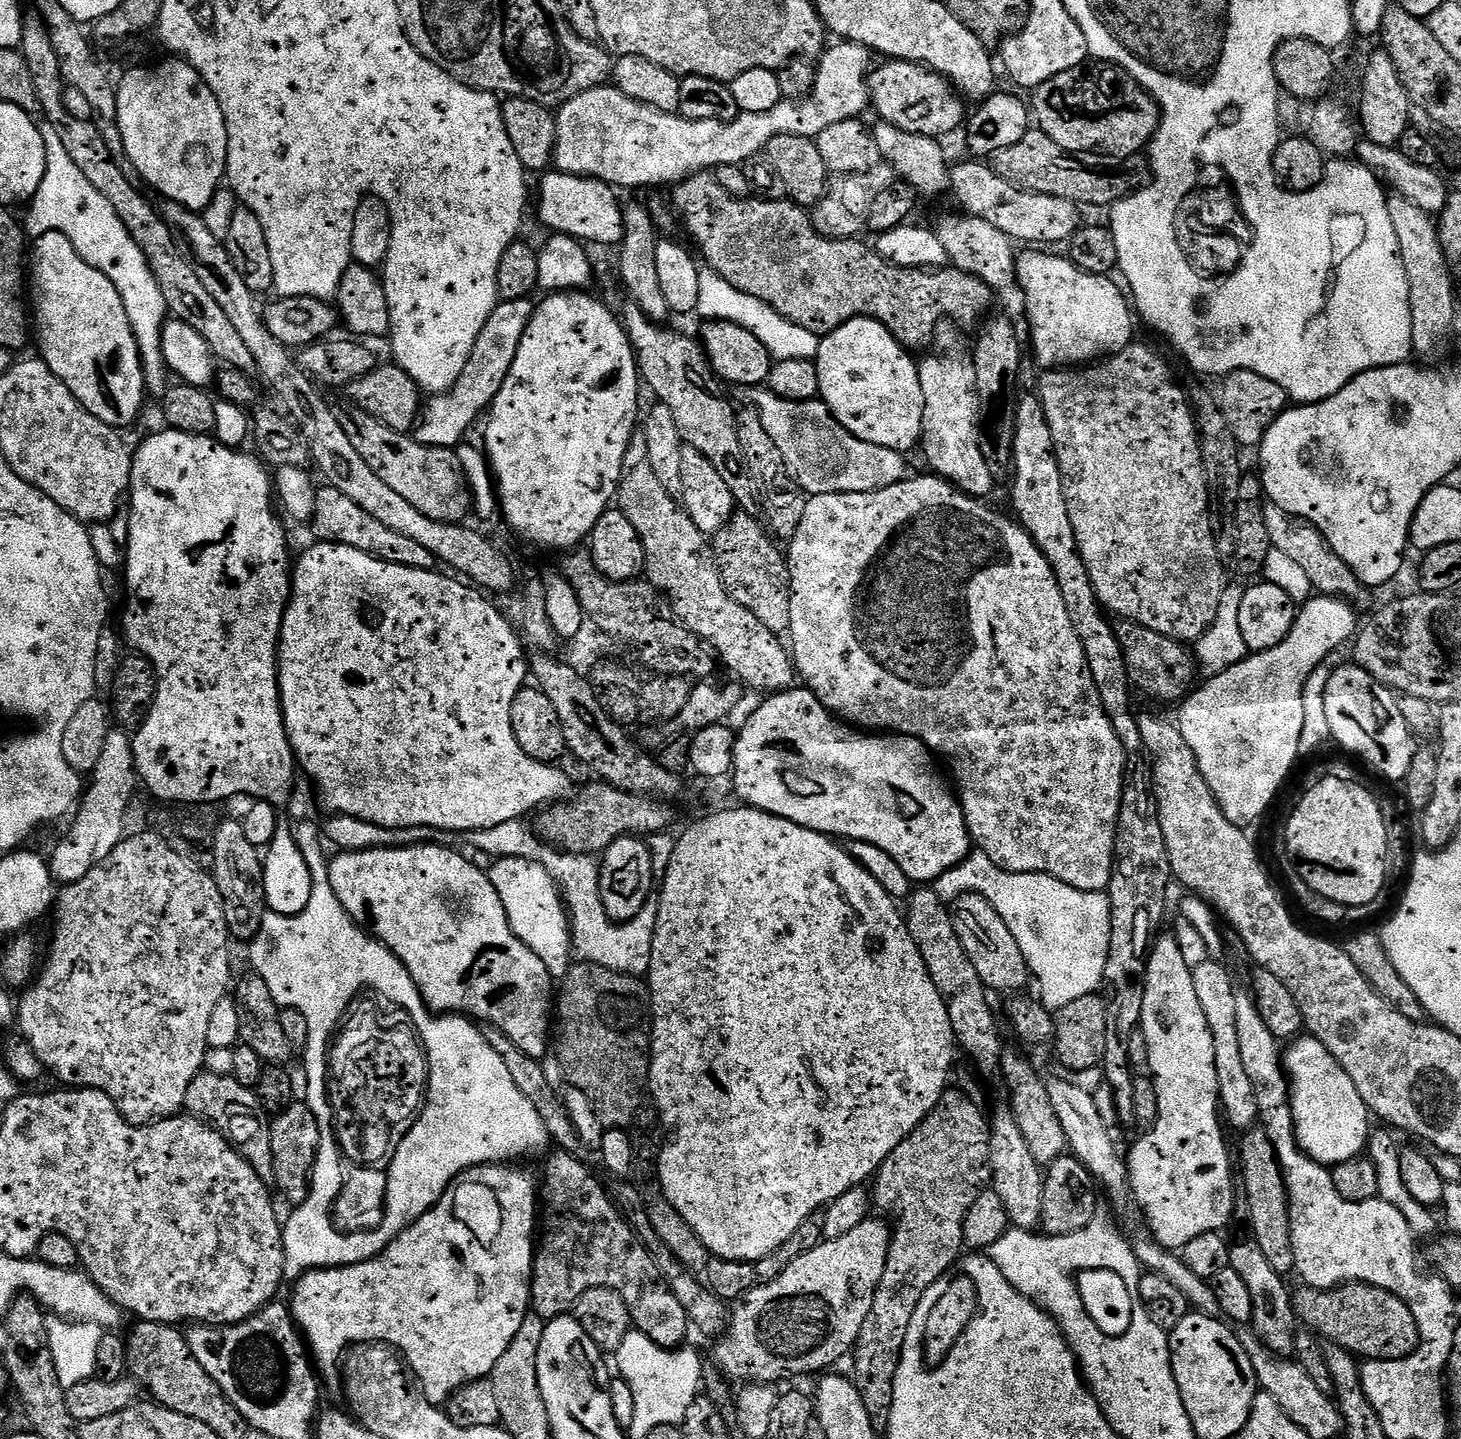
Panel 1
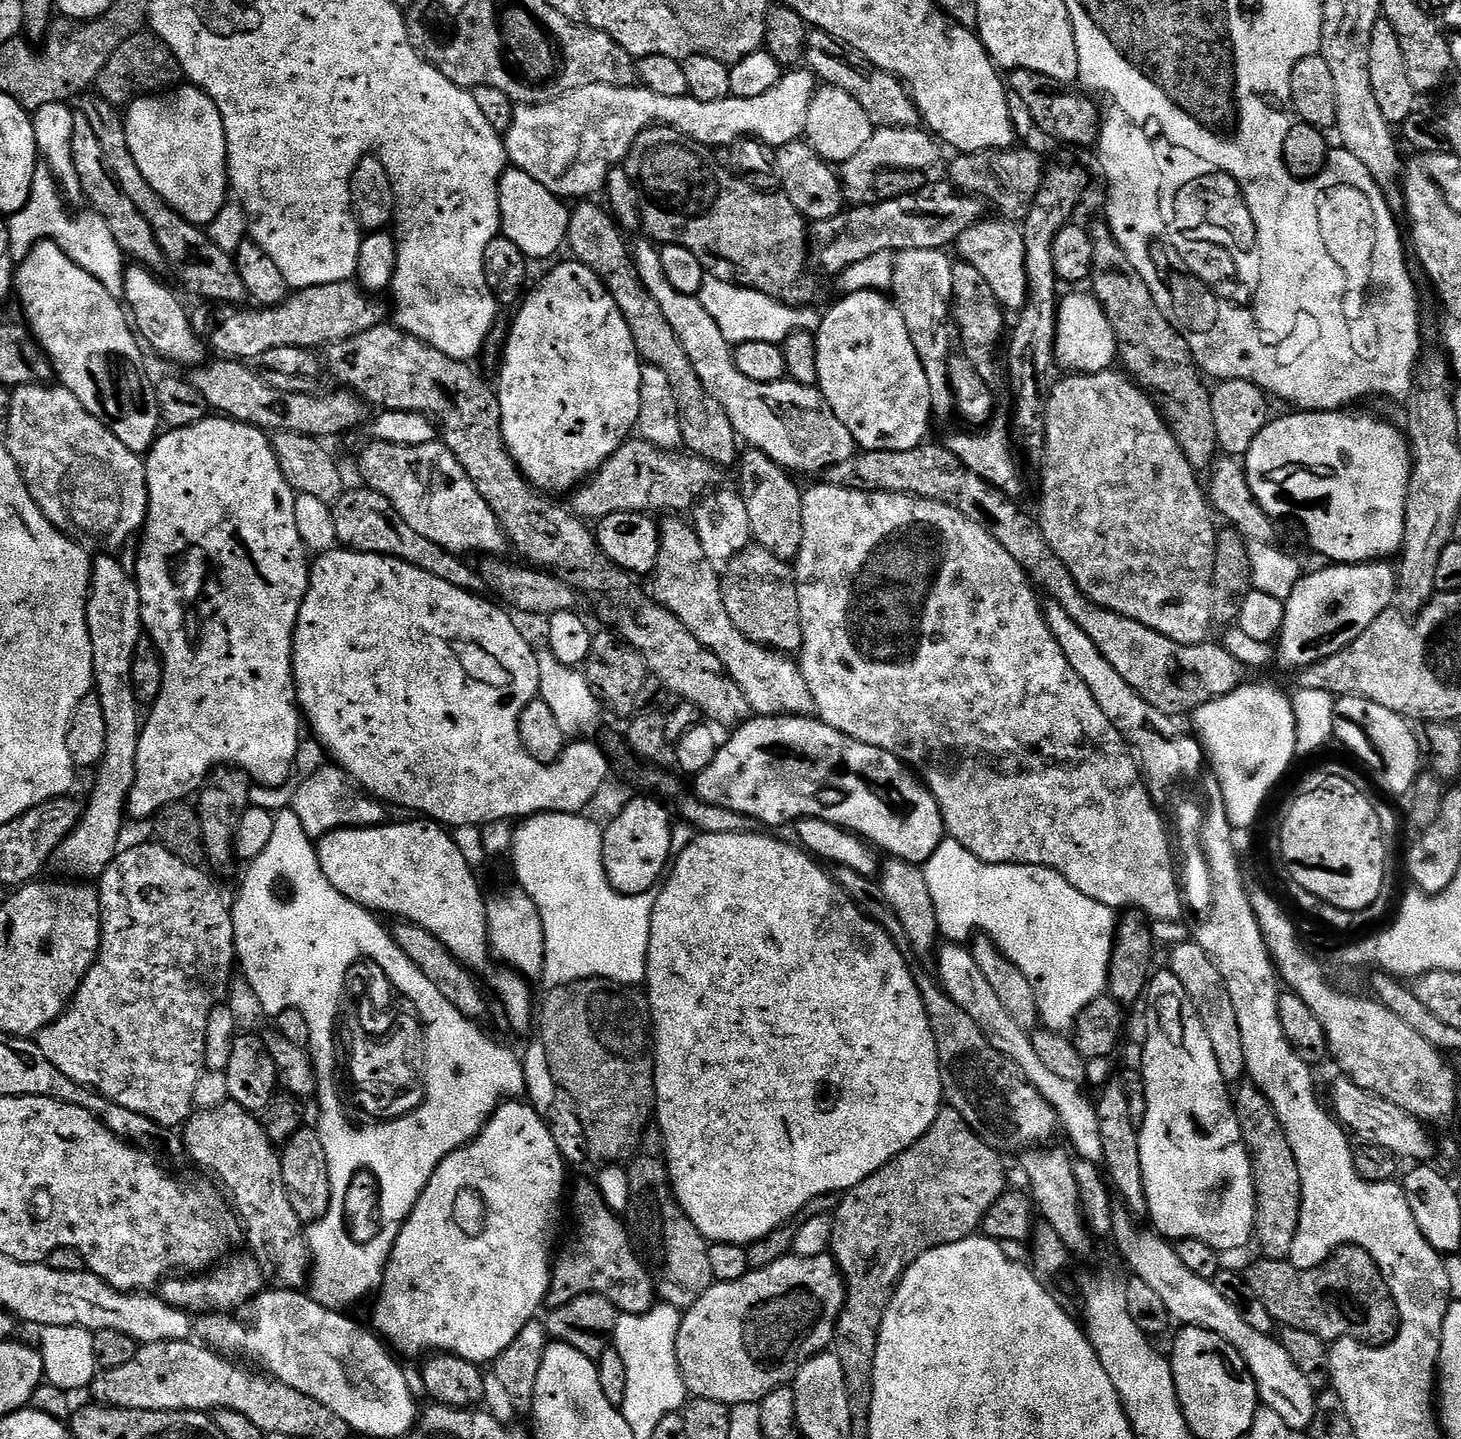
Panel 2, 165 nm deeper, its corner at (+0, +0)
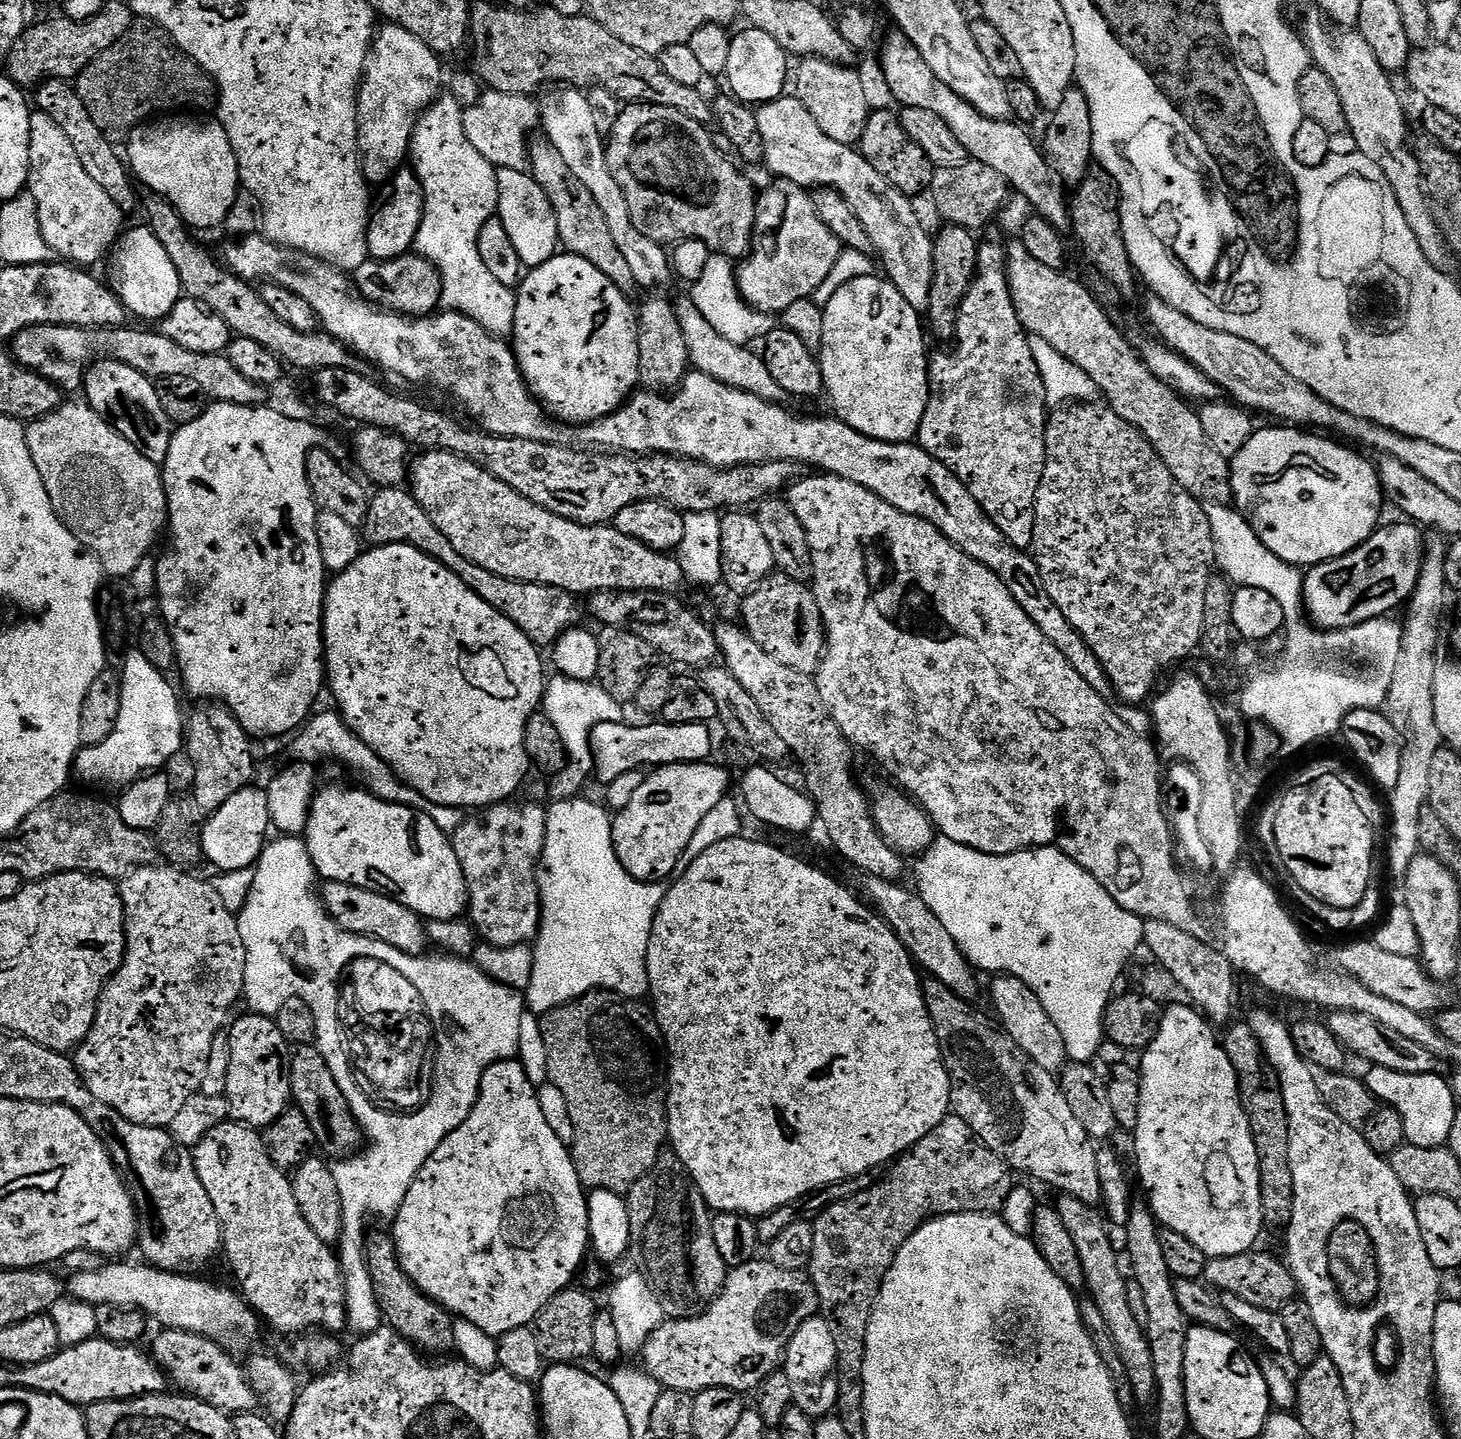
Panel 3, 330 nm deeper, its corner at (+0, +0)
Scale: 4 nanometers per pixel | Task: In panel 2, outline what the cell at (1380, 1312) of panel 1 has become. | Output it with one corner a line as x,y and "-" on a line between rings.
1353,1244
1336,1249
1317,1268
1299,1268
1288,1260
1256,1258
1246,1271
1246,1279
1258,1302
1284,1328
1306,1330
1325,1342
1357,1340
1373,1346
1386,1344
1396,1335
1398,1313
1392,1291
1374,1258

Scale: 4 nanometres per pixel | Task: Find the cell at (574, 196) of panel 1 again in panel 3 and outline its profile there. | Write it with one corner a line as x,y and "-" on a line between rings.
497,168
496,177
498,178
498,219
502,222
502,226
506,226
506,234
510,234
510,242
514,242
514,250
518,250
518,258
525,269
531,270
542,266
542,262
557,255
561,247
558,218
554,218
554,206
550,206
550,198
546,198
546,190
542,190
542,186
538,186
538,182
527,171

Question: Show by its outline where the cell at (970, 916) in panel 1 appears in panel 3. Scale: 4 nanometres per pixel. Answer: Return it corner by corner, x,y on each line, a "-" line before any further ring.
996,974
992,980
992,1008
995,1019
1010,1038
1025,1052
1026,1058
1031,1058
1036,1065
1042,1066
1042,1070
1053,1074
1059,1074
1068,1067
1070,1061
1066,1054
1066,1042
1062,1042
1062,1034
1058,1026
1054,1026
1050,1014
1038,1002
1038,994
1022,982
1022,978
1014,978
1003,974

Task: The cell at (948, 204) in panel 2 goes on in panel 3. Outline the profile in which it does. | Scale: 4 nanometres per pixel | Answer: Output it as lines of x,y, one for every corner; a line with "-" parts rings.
789,180
771,181
765,192
759,193
756,202
756,224
752,227
752,251
739,261
735,269
736,285
740,296
751,308
769,314
781,314
794,302
812,297
830,274
834,262
838,262
842,245
830,230
826,230
822,218
814,210
809,189

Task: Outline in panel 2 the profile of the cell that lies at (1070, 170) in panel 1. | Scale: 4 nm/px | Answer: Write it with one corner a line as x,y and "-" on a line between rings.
1013,146
1007,150
991,148
981,152
966,152
957,155
948,168
947,179
952,187
971,194
981,201
1000,208
999,215
1009,222
1022,222
1040,189
1040,181
1046,171
1040,165
1040,156
1028,148

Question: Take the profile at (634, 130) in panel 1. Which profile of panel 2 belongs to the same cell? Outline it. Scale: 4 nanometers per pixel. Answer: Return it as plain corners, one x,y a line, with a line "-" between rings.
788,70
780,77
770,90
766,90
766,94
758,94
758,98
738,98
731,95
724,100
718,102
698,102
698,98
693,96
683,96
682,98
666,98
662,94
654,94
654,90
643,86
633,86
631,88
619,88
618,86
606,86
605,84
591,84
590,86
582,86
578,90
570,90
561,96
553,96
550,100
543,100
541,104
522,104
513,111
512,125
508,127
506,135
503,137
504,147
508,154
508,159
520,171
530,174
530,178
534,178
538,182
542,182
542,186
546,186
546,190
550,190
556,196
567,198
567,196
580,196
576,198
592,198
596,191
598,193
605,187
607,182
608,172
612,168
617,167
622,160
629,159
632,147
636,144
636,139
640,132
645,132
647,128
653,126
667,126
675,128
683,136
689,136
692,140
697,140
700,144
709,146
719,145
735,145
741,138
755,138
761,143
771,145
773,149
780,148
783,144
792,144
796,140
804,136
806,130
806,114
810,114
810,102
812,95
815,94
818,81
811,71
803,70
804,72
796,72
800,70

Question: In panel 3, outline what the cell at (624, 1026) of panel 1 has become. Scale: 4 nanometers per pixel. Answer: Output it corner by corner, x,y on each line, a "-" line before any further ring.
597,990
587,992
568,1004
559,1004
557,1008
553,1008
543,1016
540,1026
542,1038
545,1039
548,1079
551,1084
558,1086
558,1090
562,1090
562,1095
566,1098
566,1106
570,1110
570,1122
574,1122
574,1142
570,1145
570,1151
574,1166
578,1170
578,1178
585,1189
597,1188
626,1194
642,1177
649,1175
655,1169
652,1167
660,1156
660,1147
668,1144
668,1065
664,1041
653,1009
640,1000
630,1000
627,996
619,996
616,992

